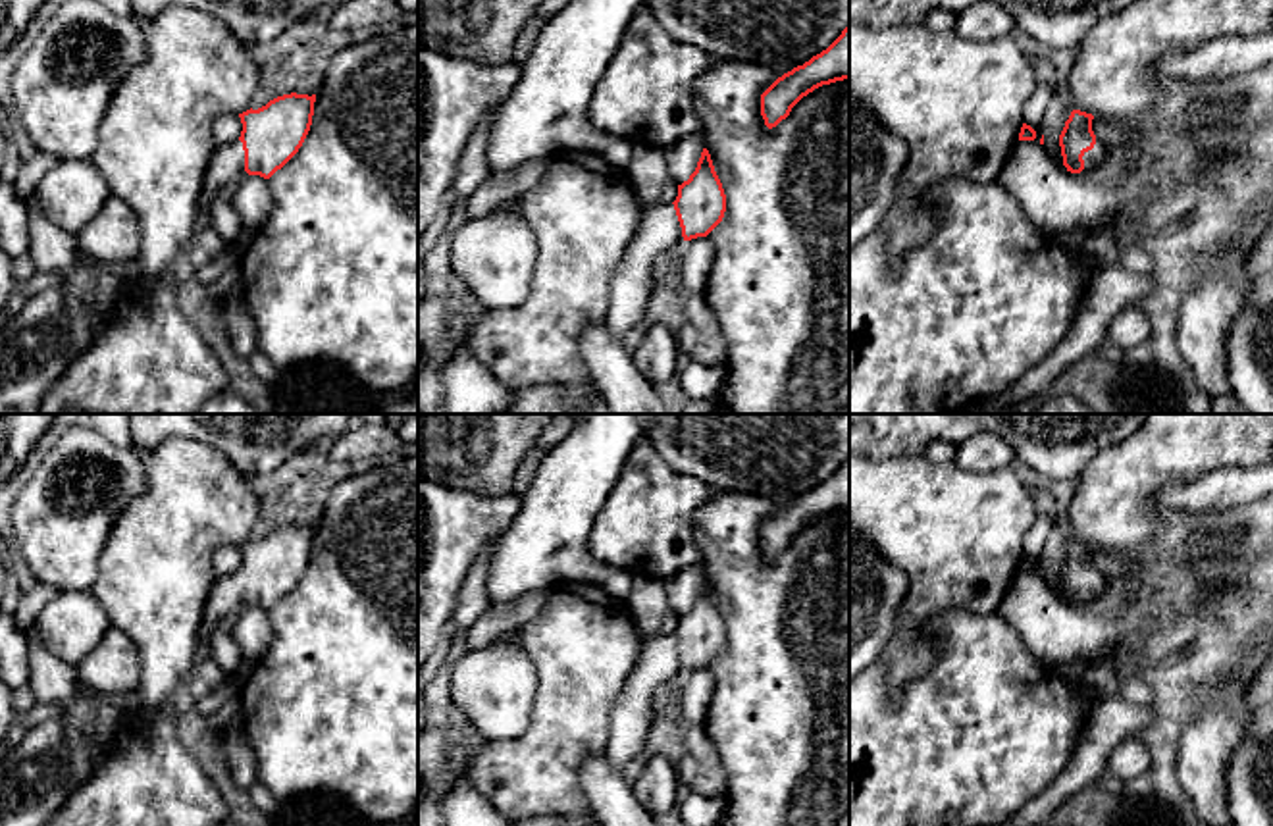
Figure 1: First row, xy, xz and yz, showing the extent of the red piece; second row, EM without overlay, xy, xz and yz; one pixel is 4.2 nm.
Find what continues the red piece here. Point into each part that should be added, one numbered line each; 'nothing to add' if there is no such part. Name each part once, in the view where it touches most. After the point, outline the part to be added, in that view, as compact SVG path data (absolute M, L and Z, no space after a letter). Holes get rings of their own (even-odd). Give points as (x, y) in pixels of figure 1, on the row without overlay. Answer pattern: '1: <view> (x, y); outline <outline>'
1: xz (659, 661); outline M672 633L643 639L643 647L630 680L611 712L611 736L605 747L607 761L620 772L643 751L647 734L655 728L655 691L680 680L682 658Z

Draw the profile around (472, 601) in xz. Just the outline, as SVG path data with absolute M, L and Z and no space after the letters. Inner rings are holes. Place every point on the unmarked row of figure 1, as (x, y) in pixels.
M493 535L483 551L480 553L476 564L468 572L462 591L456 599L456 608L453 612L455 632L468 633L476 620L489 608L487 597L487 570L491 564L491 555L499 535Z

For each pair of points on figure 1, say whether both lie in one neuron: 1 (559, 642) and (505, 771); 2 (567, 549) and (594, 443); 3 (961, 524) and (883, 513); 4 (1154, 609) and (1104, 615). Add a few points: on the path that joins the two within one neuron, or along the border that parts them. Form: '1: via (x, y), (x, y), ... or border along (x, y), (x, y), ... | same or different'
1: via (559, 674), (559, 717), (538, 738) | same
2: via (567, 522), (567, 491), (580, 470) | same
3: via (942, 524), (915, 513), (902, 513) | same
4: border along (1152, 593), (1137, 613) | different

